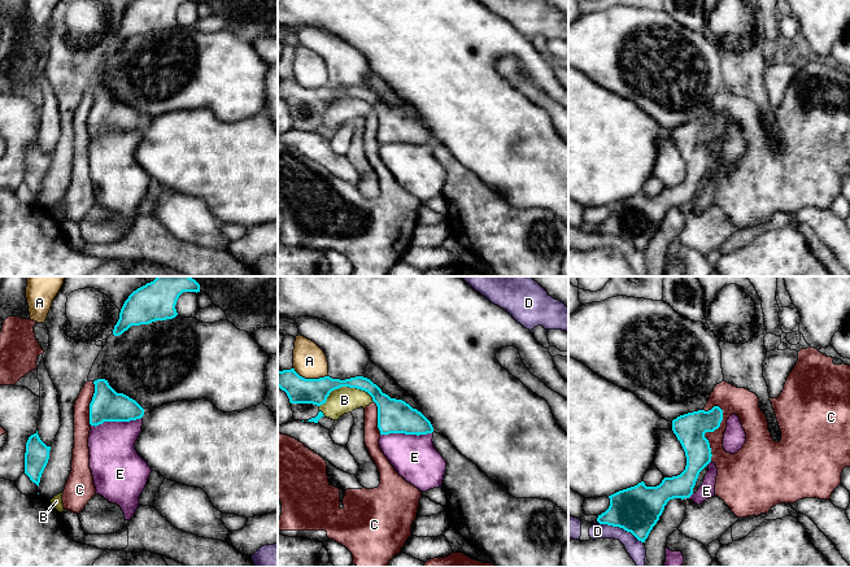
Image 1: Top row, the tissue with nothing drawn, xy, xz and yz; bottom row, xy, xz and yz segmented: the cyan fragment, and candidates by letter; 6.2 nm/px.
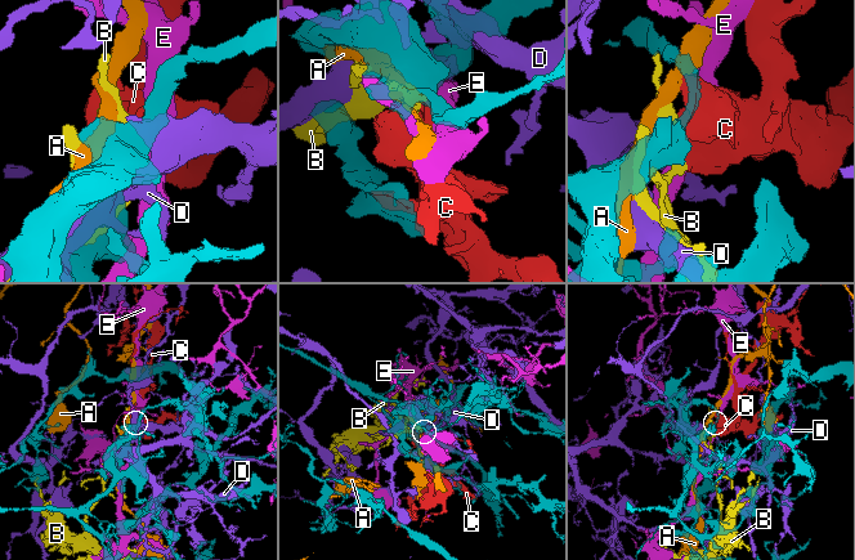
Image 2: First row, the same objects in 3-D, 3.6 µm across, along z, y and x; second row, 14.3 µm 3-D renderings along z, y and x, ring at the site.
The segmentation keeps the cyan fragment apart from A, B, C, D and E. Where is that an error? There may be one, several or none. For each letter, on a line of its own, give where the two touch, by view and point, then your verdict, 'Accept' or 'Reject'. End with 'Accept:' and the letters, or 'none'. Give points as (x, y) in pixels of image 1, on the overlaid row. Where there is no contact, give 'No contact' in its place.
A: Touches cyan at xz (310, 379). Reject
B: Touches cyan at xz (345, 386). Reject
C: Touches cyan at yz (709, 431). Accept
D: Touches cyan at yz (622, 527). Reject
E: Touches cyan at xy (116, 421). Reject
Accept: C

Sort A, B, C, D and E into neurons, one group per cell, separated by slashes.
A / B / C / D / E

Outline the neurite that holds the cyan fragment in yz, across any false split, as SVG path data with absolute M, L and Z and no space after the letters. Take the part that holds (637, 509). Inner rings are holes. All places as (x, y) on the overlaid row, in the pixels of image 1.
M811 346L798 352L798 361L786 378L783 392L777 398L770 398L781 432L779 442L771 436L767 416L760 410L759 398L755 393L727 381L716 384L702 410L680 415L672 420L672 431L685 452L685 470L677 476L664 477L657 487L646 487L641 481L609 496L610 506L598 515L597 522L623 528L638 541L645 542L667 502L674 498L689 498L699 472L710 462L718 468L715 496L723 500L737 518L759 516L779 503L794 503L802 498L829 500L833 490L841 485L842 470L850 467L850 366L834 365L833 359ZM732 414L740 418L746 433L745 444L735 454L727 453L723 448L727 420Z

